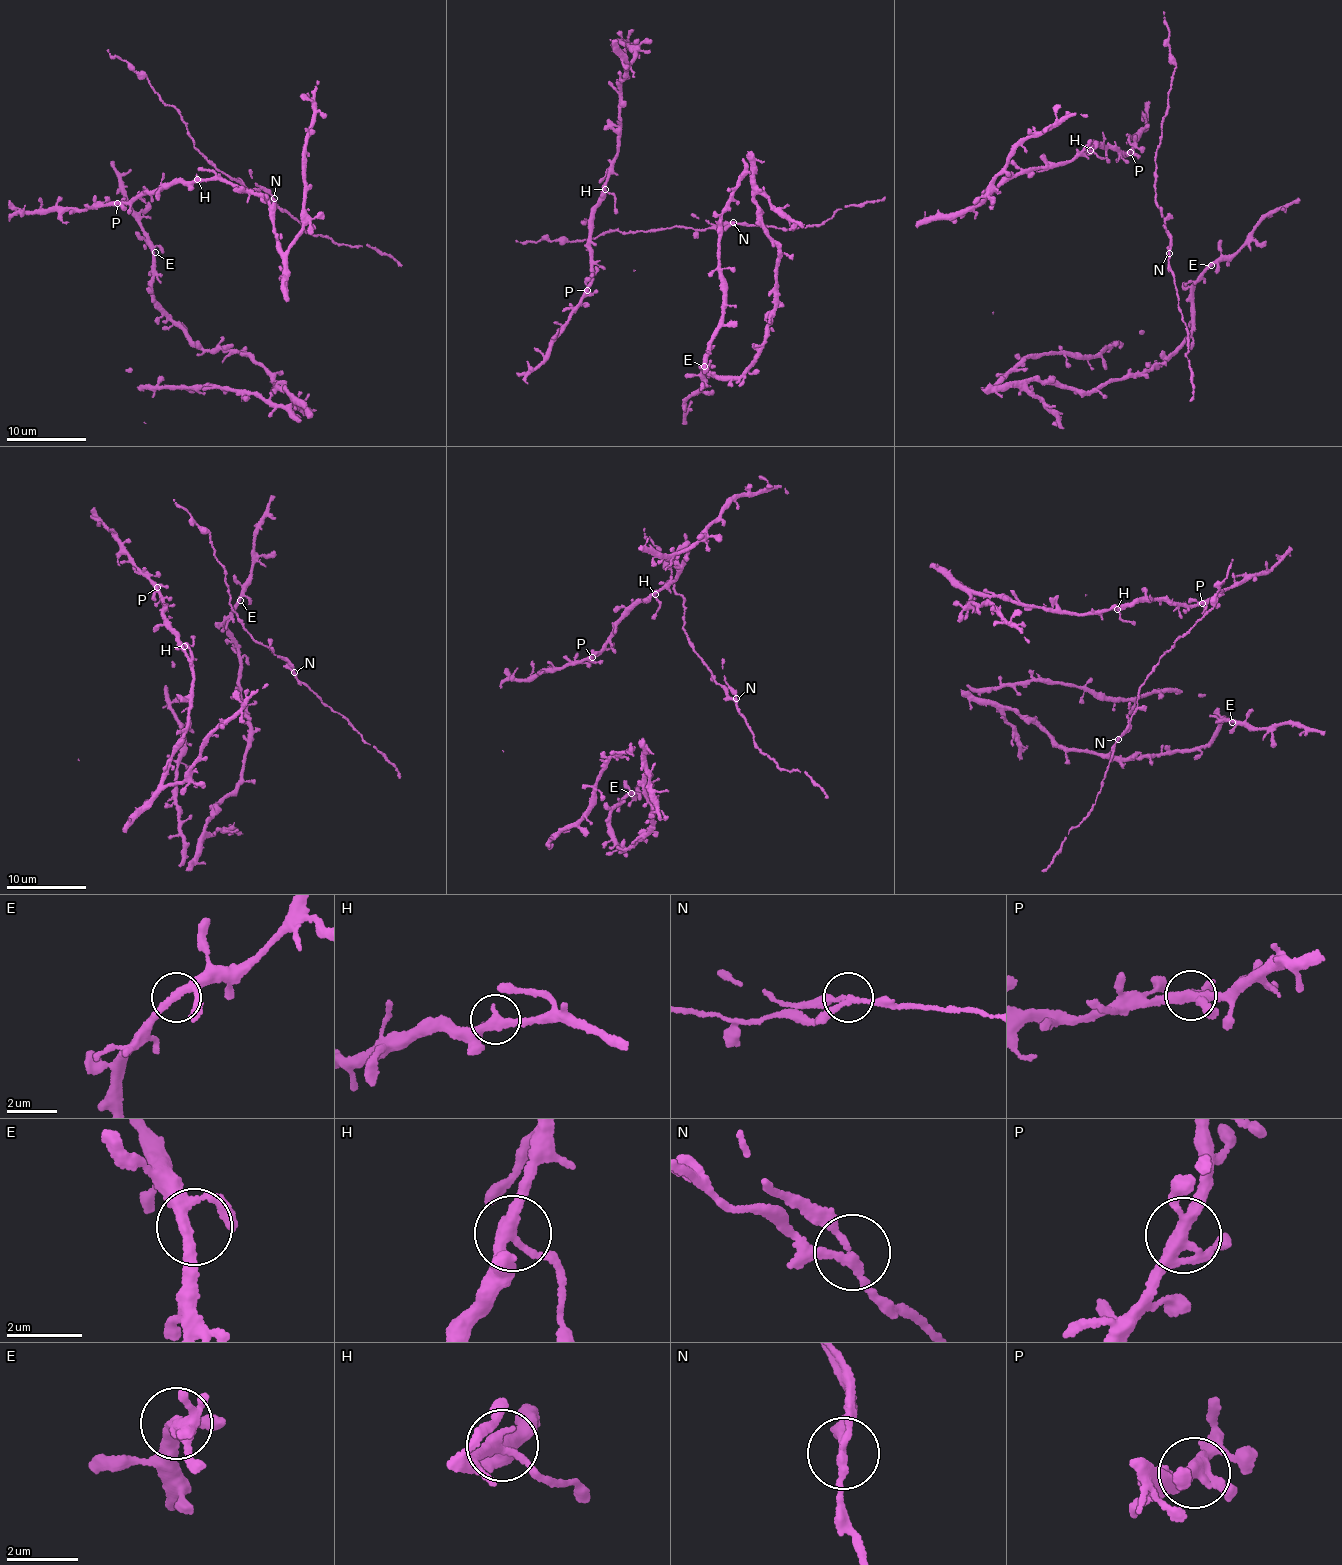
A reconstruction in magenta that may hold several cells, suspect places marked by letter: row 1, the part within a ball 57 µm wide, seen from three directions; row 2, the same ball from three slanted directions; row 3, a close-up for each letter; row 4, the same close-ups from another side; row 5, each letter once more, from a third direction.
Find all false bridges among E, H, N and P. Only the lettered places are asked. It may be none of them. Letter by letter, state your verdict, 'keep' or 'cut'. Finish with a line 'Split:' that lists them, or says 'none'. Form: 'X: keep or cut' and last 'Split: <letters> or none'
E: keep
H: keep
N: cut
P: keep
Split: N

